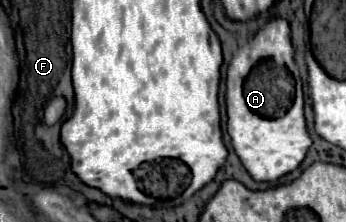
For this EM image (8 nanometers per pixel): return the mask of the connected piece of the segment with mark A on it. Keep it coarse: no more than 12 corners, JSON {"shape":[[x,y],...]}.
{"shape":[[272,17],[226,77],[228,133],[256,181],[306,157],[290,25]]}

